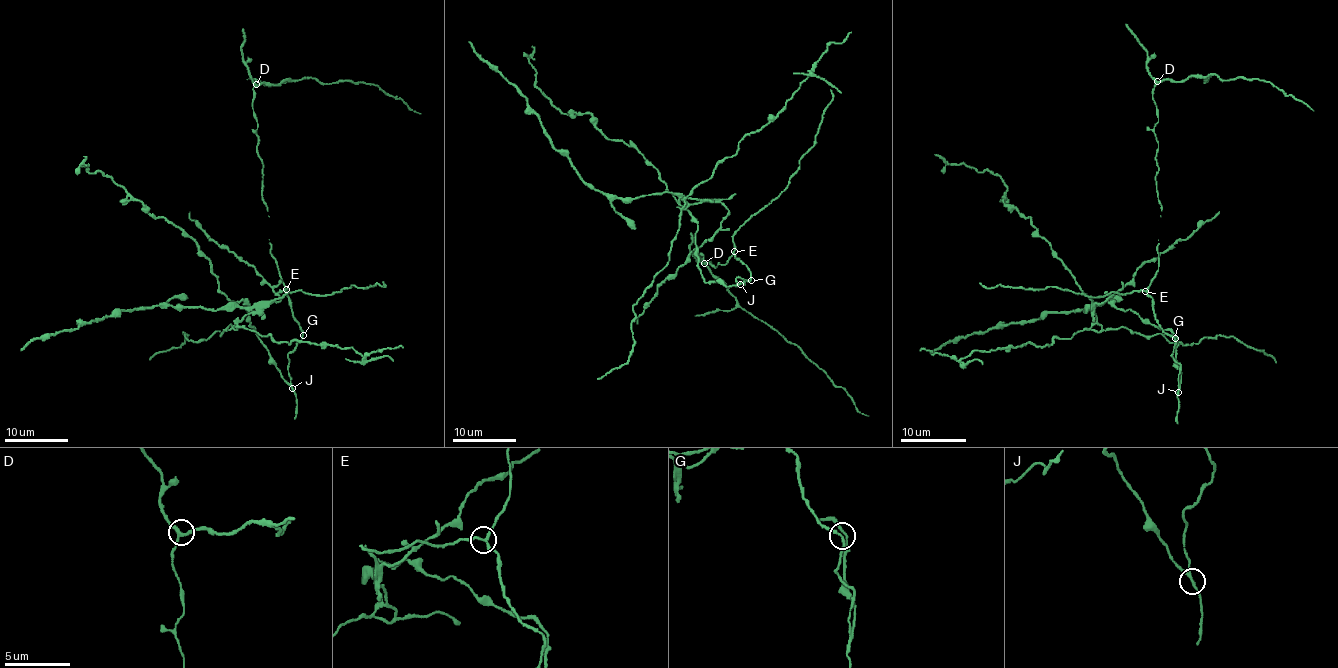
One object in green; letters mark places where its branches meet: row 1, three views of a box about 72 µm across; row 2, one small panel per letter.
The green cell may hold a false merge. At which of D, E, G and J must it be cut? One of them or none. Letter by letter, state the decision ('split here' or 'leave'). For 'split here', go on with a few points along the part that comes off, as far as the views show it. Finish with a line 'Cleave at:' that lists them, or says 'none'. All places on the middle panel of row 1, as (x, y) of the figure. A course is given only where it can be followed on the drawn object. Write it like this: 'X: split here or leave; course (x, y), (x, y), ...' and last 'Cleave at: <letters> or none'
D: leave
E: leave
G: leave
J: split here; course (740, 283), (704, 280), (697, 223), (680, 202), (701, 201), (685, 199), (851, 31)
Cleave at: J

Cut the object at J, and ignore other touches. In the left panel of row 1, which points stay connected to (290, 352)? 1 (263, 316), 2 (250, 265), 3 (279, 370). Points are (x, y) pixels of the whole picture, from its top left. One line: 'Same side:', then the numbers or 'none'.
Same side: none

